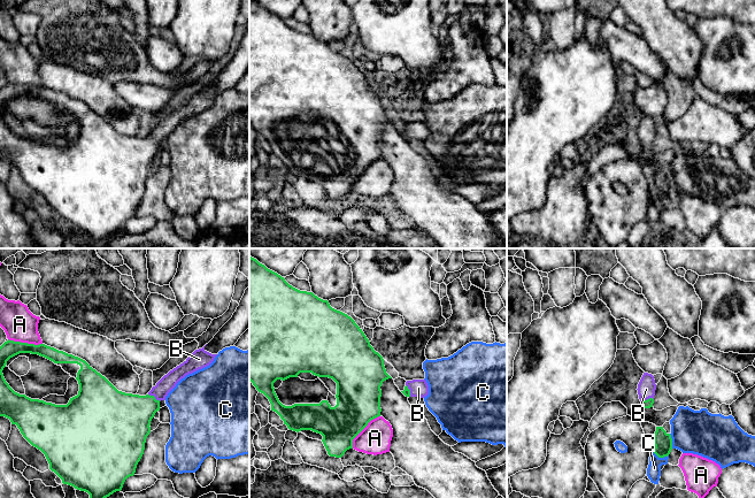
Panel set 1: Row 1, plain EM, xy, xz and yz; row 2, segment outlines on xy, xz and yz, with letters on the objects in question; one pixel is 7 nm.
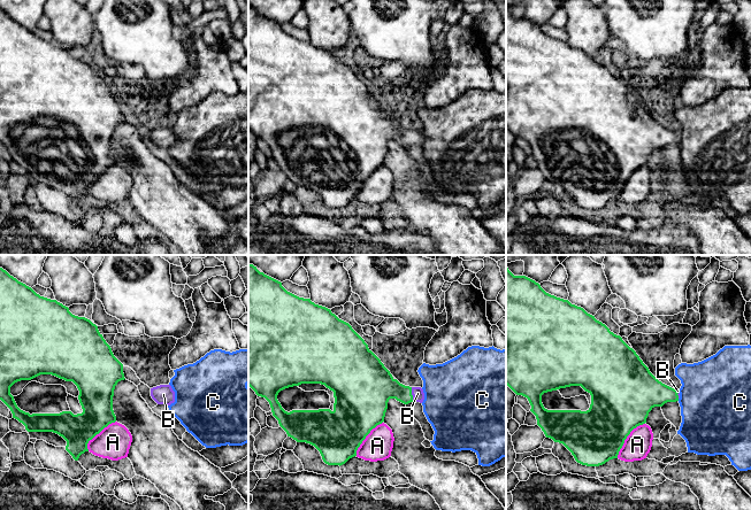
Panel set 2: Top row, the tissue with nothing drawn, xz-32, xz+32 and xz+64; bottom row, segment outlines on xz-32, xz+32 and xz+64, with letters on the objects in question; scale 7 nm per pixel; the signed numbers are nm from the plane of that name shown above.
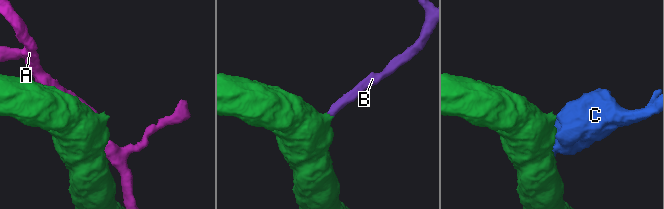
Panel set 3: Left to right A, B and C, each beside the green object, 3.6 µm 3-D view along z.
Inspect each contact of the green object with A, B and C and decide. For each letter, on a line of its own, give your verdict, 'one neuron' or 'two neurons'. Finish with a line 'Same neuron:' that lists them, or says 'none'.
A: two neurons
B: one neuron
C: two neurons
Same neuron: B

